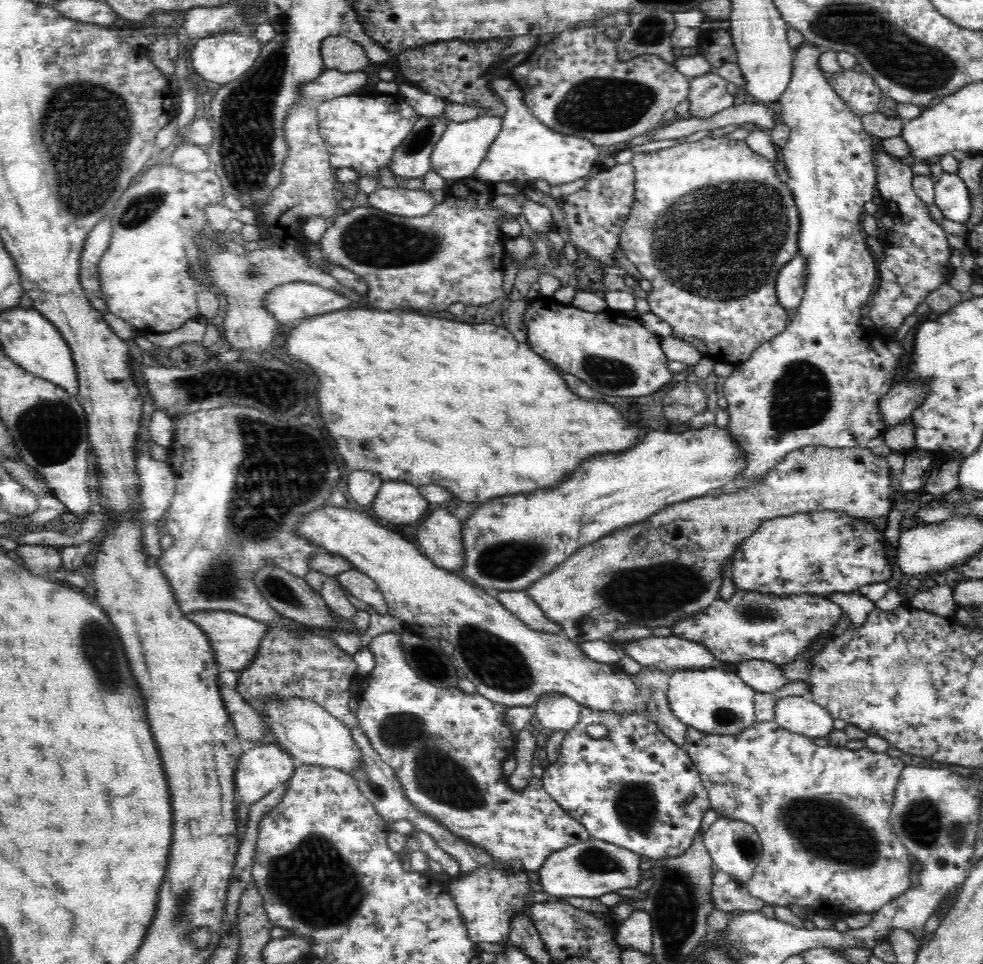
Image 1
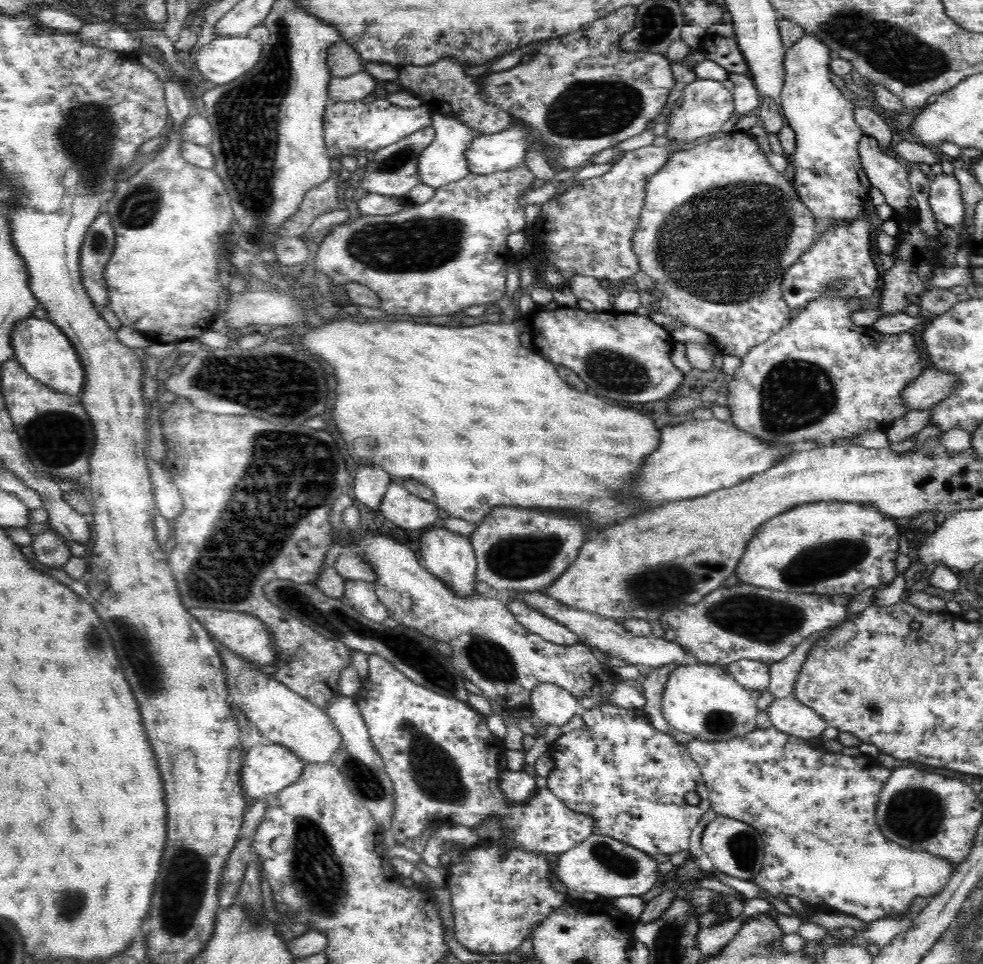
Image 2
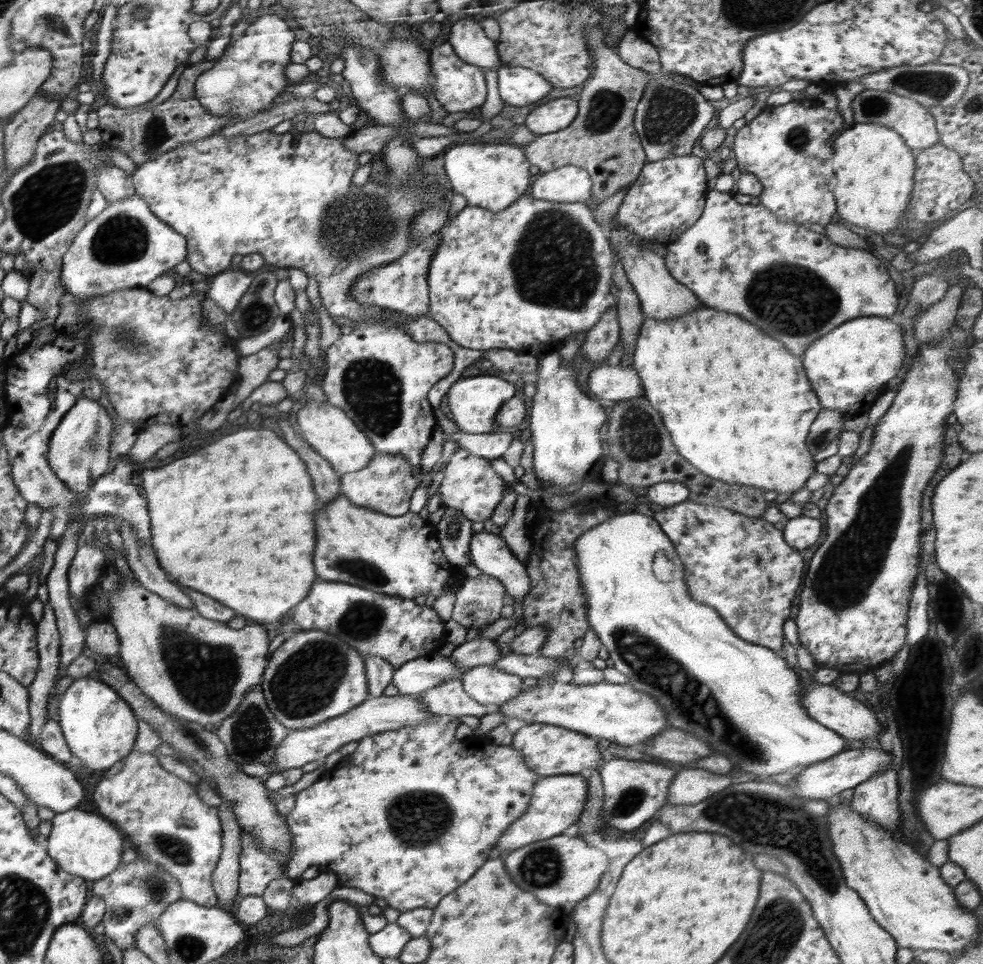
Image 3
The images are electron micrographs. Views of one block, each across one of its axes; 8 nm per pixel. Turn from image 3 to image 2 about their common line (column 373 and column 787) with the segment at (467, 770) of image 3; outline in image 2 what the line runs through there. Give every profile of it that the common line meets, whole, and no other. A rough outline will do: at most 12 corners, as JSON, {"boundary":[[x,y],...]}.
{"boundary":[[772,728],[687,744],[754,883],[866,924],[958,863],[879,829],[893,771]]}

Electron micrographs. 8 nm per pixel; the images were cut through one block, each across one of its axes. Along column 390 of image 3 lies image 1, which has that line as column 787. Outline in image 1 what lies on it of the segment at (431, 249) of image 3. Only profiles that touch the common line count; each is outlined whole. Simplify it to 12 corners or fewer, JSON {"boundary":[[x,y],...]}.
{"boundary":[[799,252],[779,270],[778,302],[797,308],[806,286],[807,260]]}

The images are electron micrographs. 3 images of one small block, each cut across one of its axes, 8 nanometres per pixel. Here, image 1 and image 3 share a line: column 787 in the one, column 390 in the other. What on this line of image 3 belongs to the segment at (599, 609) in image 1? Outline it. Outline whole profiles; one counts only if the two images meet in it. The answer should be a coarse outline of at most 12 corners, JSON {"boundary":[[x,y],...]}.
{"boundary":[[376,453],[341,475],[351,504],[392,517],[417,486],[402,456]]}

